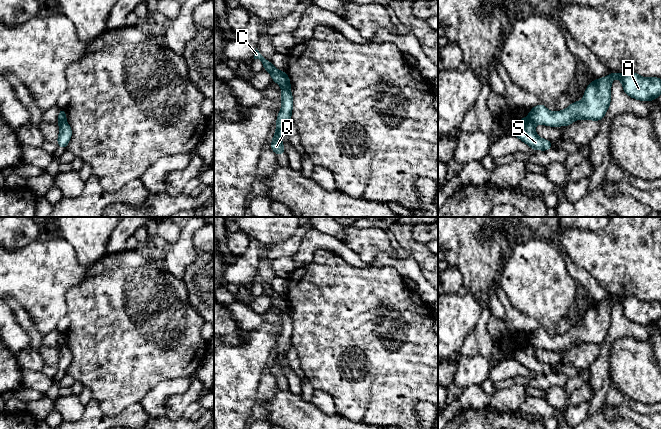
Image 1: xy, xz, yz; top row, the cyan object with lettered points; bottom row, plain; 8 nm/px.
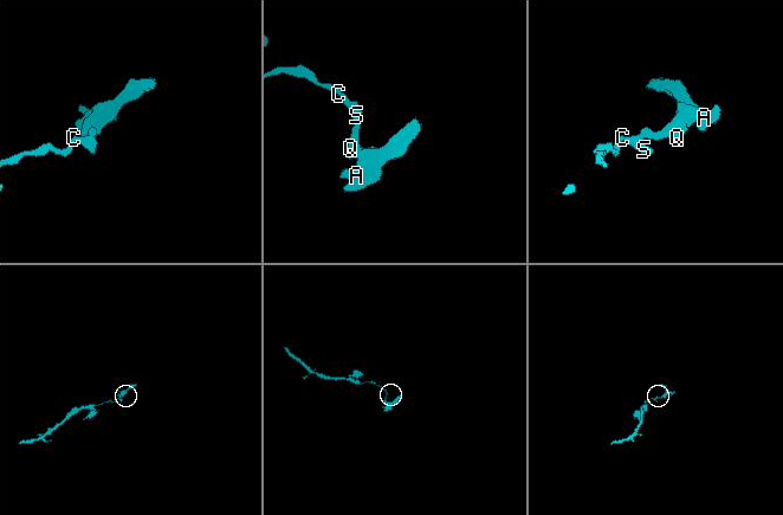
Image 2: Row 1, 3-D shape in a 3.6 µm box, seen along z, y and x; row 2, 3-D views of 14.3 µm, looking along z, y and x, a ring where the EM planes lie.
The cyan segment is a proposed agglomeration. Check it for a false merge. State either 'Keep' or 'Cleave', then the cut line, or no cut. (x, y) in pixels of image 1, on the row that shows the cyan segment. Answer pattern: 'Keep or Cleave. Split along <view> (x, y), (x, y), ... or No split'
Cleave. Split along xy (65, 119), (58, 121)

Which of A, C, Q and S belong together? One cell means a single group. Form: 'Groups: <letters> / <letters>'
Groups: A Q / C S

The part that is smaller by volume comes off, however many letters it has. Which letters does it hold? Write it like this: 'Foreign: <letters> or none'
Foreign: A, Q

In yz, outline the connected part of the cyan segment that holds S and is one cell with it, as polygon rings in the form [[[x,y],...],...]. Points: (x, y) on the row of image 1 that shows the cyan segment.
[[[524,117],[514,125],[513,134],[533,150],[548,151],[551,149],[552,142],[538,137],[534,128],[535,123],[529,117]]]

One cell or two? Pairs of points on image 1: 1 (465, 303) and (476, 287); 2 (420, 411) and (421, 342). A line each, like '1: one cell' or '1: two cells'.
1: two cells
2: two cells

